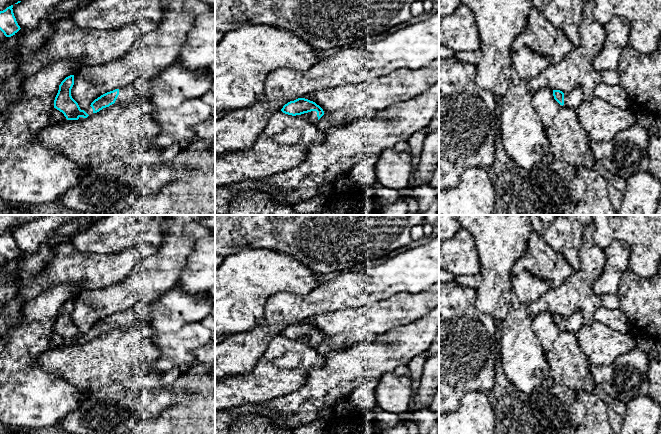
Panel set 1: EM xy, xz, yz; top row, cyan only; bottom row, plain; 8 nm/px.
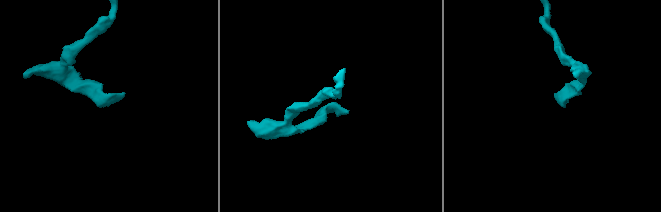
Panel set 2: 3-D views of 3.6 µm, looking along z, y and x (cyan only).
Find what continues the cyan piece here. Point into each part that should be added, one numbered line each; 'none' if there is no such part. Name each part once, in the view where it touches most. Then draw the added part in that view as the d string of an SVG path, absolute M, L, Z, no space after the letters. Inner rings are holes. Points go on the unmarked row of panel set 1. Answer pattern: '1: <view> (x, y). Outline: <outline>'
1: xz (312, 339). Outline: M311 335L311 336L308 336L307 338L308 338L309 344L312 347L317 348L317 346L318 346L317 336L316 335Z

